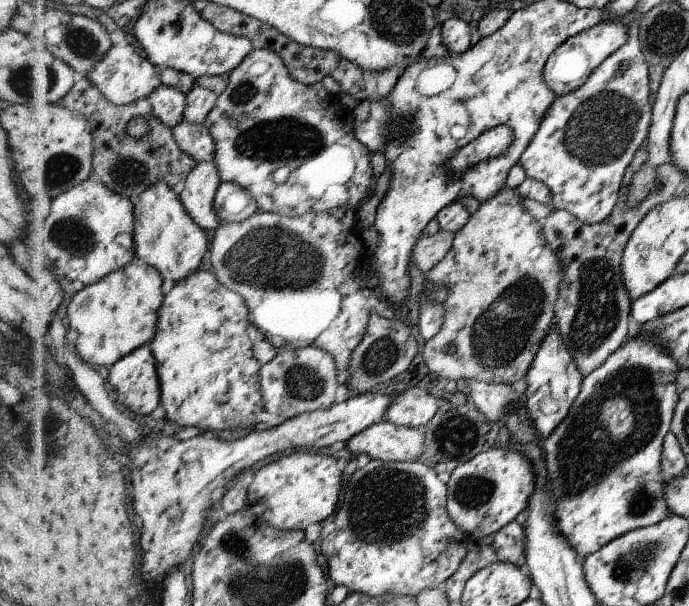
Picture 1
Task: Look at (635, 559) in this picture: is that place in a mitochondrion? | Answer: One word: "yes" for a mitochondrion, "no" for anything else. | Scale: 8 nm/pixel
yes

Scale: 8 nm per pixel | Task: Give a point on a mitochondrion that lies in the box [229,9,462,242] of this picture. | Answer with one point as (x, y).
(402, 126)

